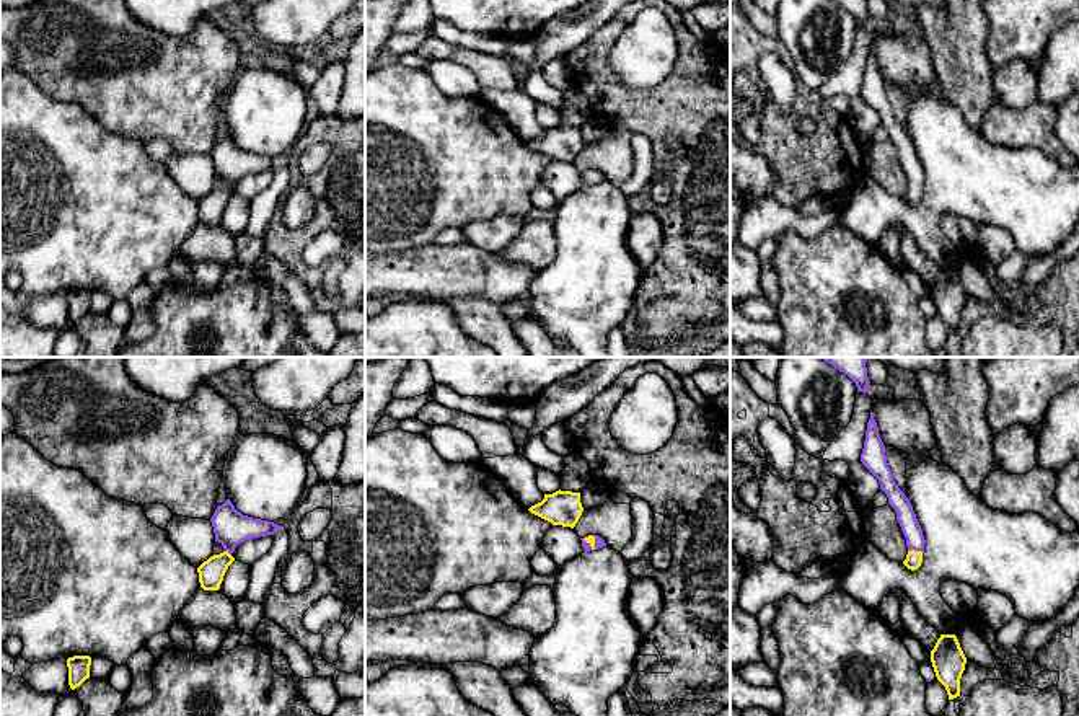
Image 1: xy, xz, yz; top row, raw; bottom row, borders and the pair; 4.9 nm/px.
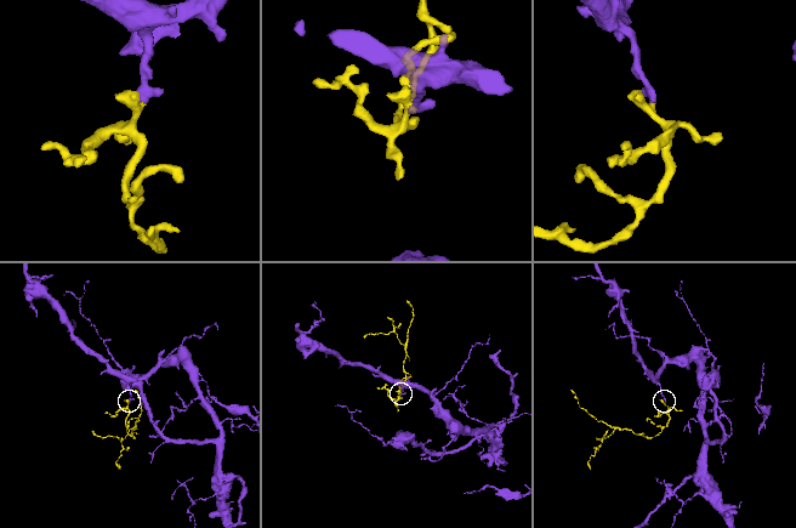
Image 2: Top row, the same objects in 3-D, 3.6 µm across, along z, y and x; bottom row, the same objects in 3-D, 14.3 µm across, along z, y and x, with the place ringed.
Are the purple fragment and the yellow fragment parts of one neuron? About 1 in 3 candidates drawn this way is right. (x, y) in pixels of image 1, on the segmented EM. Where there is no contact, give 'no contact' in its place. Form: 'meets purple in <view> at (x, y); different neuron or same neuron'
meets purple in yz at (915, 550); same neuron

